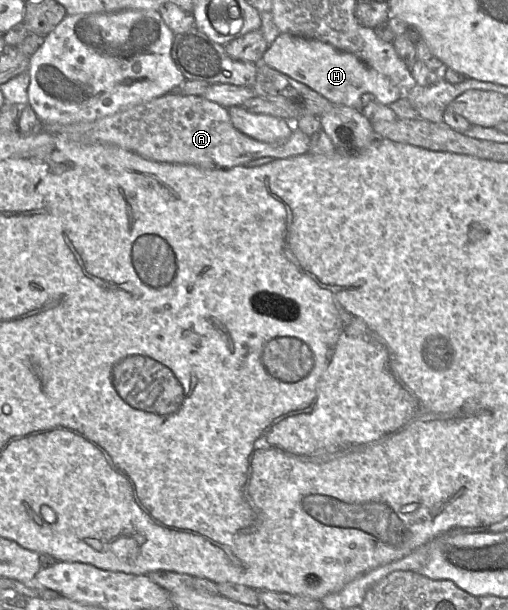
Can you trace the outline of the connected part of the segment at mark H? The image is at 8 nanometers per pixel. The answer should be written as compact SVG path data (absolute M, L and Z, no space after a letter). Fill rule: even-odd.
M280 33L265 51L262 62L305 84L333 105L361 110L370 99L389 106L404 95L404 92L387 77L368 66L357 56L314 39Z

